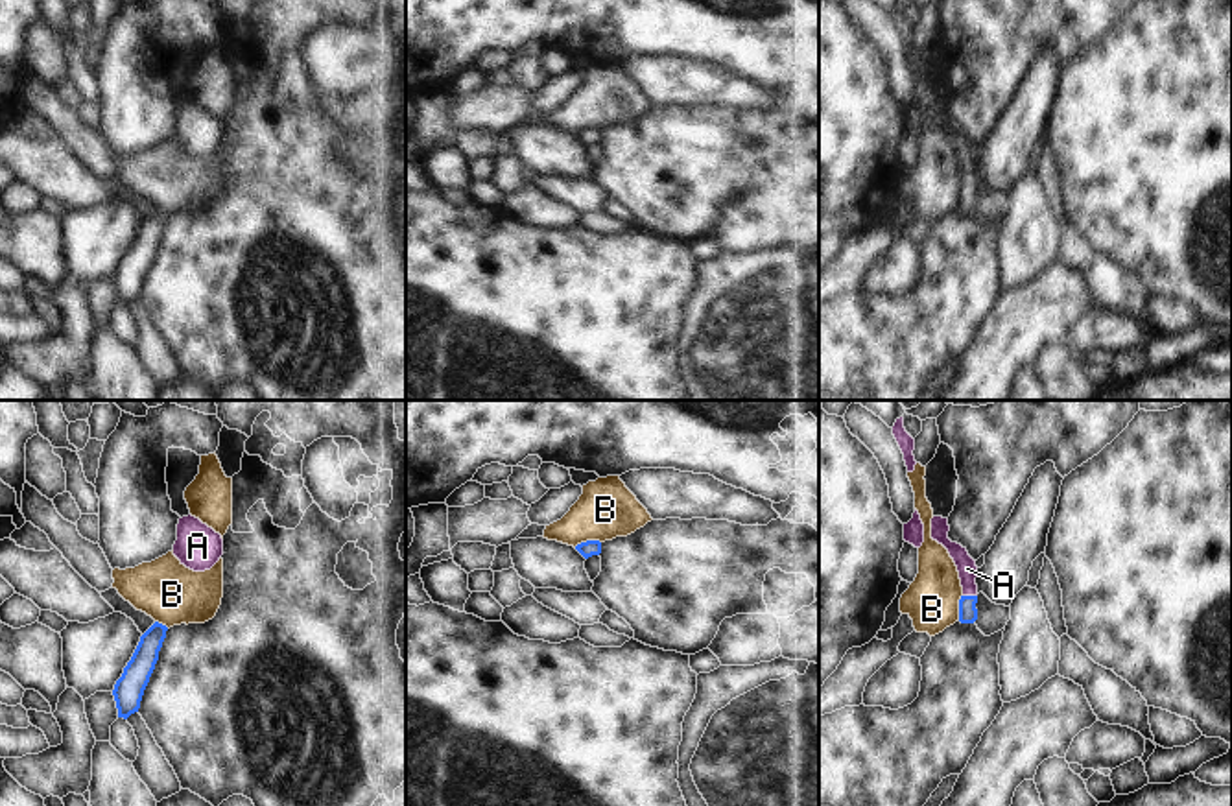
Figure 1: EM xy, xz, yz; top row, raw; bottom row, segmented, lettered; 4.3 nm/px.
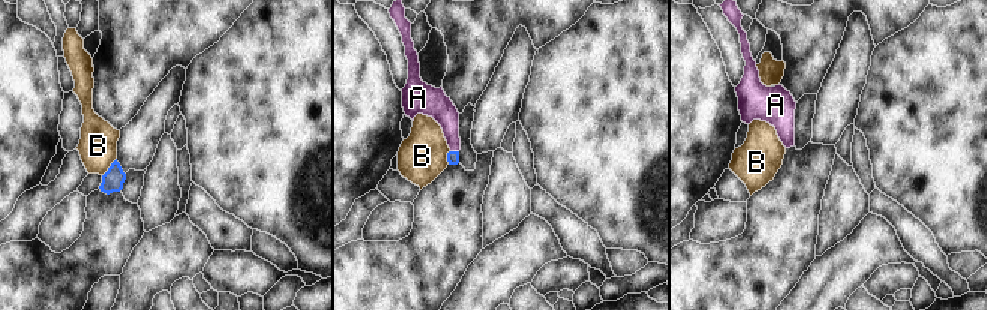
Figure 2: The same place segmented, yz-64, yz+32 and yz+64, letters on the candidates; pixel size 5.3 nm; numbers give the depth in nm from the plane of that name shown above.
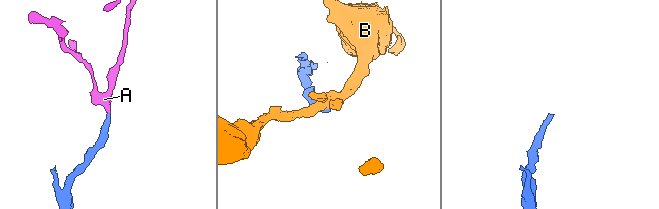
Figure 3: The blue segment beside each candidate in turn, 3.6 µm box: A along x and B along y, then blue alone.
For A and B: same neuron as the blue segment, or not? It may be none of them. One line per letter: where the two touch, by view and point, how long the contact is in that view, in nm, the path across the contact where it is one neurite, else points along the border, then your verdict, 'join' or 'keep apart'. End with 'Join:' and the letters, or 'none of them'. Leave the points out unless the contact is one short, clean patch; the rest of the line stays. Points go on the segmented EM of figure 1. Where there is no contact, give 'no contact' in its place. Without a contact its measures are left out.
A: yz (971, 596) | 60 nm | across yz (967, 604), (971, 596), (967, 568) | join
B: xz (587, 541) | 120 nm | along xz (600, 541), (581, 541), (574, 546) | keep apart
Join: A

